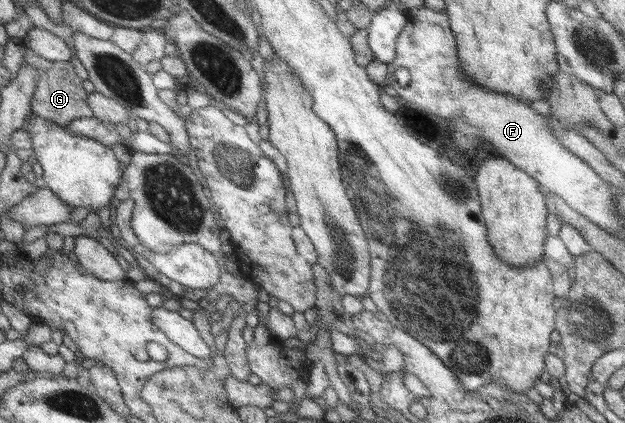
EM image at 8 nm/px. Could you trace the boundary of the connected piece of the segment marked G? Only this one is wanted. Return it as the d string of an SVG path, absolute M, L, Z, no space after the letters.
M26 46L24 66L39 70L39 89L33 97L33 113L41 118L51 120L59 126L68 127L77 119L97 118L93 108L89 106L89 92L83 86L83 80L77 75L73 62L51 61L39 55L35 49Z

